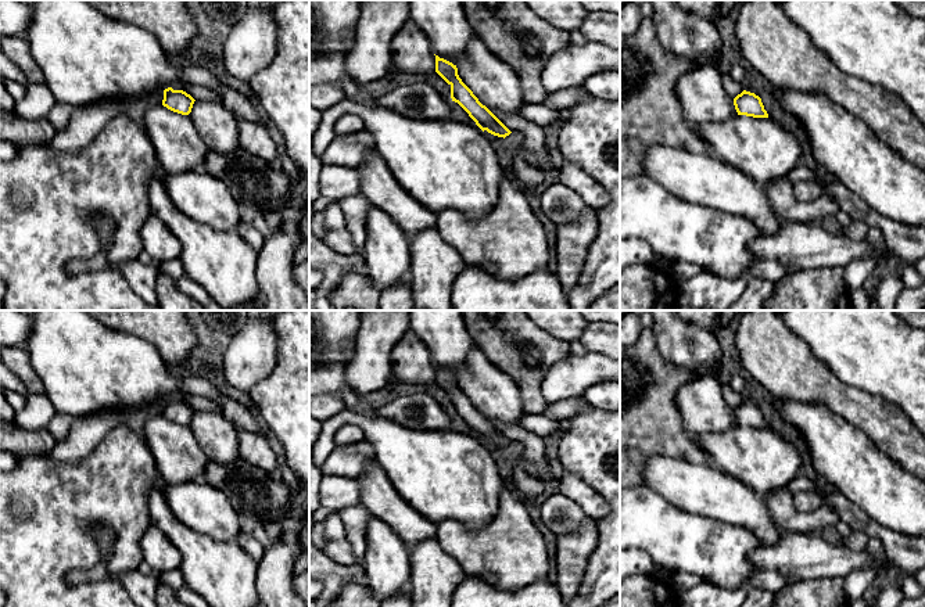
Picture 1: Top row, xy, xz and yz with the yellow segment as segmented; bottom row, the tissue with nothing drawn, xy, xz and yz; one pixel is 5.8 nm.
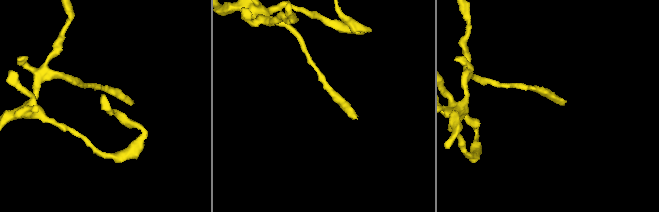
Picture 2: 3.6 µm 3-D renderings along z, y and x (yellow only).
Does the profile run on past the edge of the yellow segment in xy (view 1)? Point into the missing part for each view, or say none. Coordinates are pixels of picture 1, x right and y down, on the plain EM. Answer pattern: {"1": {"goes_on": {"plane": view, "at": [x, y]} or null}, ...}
{"1": {"goes_on": null}}

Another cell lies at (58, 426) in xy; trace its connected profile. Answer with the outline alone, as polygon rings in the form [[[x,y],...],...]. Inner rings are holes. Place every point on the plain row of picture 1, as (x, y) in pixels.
[[[57,413],[49,423],[49,431],[55,437],[57,442],[65,439],[72,419],[67,414]]]

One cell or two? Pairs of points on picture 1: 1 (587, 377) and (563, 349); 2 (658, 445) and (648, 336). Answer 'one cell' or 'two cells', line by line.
1: two cells
2: one cell

